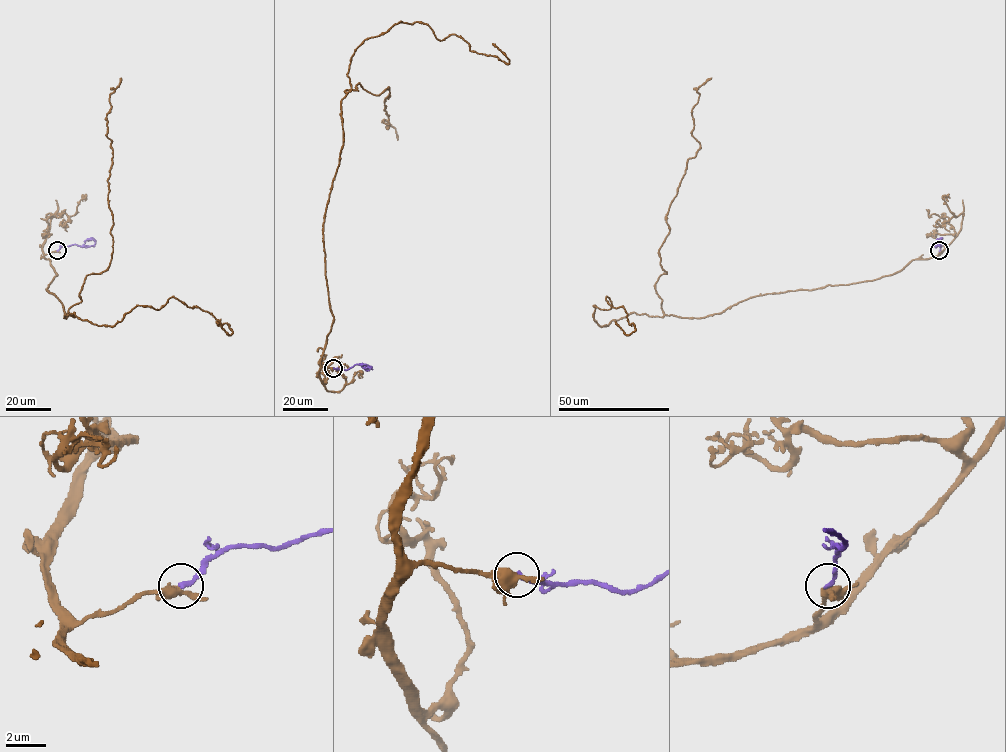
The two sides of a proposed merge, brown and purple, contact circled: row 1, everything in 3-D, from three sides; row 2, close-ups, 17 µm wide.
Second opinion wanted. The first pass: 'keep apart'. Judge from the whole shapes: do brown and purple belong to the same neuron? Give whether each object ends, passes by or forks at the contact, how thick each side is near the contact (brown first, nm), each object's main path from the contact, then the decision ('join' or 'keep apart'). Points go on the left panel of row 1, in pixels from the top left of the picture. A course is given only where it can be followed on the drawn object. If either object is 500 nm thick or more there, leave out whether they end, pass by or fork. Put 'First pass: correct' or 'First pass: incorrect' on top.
First pass: correct
brown forks | purple ends | 360/200 nm | brown via (57, 251), (43, 256), (57, 274), (46, 290), (65, 318), (85, 276), (110, 264), (107, 113), (121, 78) | purple via (57, 251), (73, 244), (89, 247), (95, 243), (91, 238), (96, 241) | keep apart

